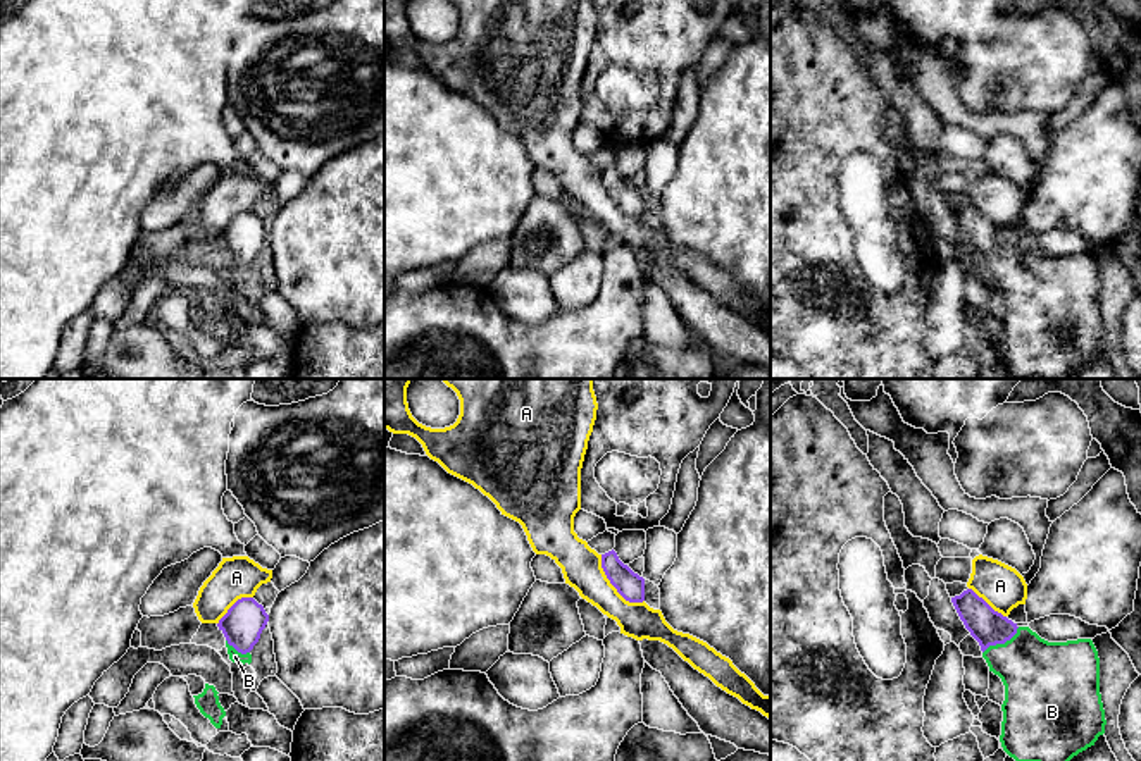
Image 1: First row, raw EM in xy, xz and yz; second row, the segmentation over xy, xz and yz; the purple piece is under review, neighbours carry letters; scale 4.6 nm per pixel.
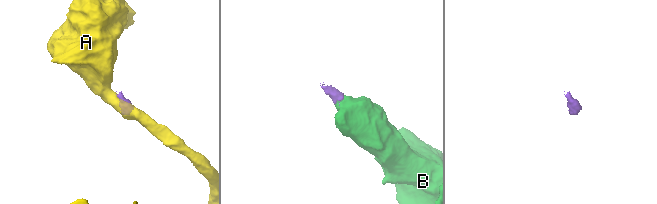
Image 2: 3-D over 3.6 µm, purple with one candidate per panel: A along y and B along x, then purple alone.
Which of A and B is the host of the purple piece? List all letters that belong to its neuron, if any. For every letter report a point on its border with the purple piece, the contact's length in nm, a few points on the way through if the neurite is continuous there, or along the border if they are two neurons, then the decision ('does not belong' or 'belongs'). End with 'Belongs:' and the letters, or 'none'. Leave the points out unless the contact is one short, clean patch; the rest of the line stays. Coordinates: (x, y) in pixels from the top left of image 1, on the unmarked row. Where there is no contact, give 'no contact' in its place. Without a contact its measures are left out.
A: meets purple in xz at (612, 198); contact 300 nm long; border along xz (600, 169), (600, 179), (609, 197), (626, 214), (642, 217); does not belong
B: meets purple in yz at (1002, 257); contact 220 nm long; runs through yz (988, 241), (1002, 257), (1041, 293); belongs
Belongs: B

